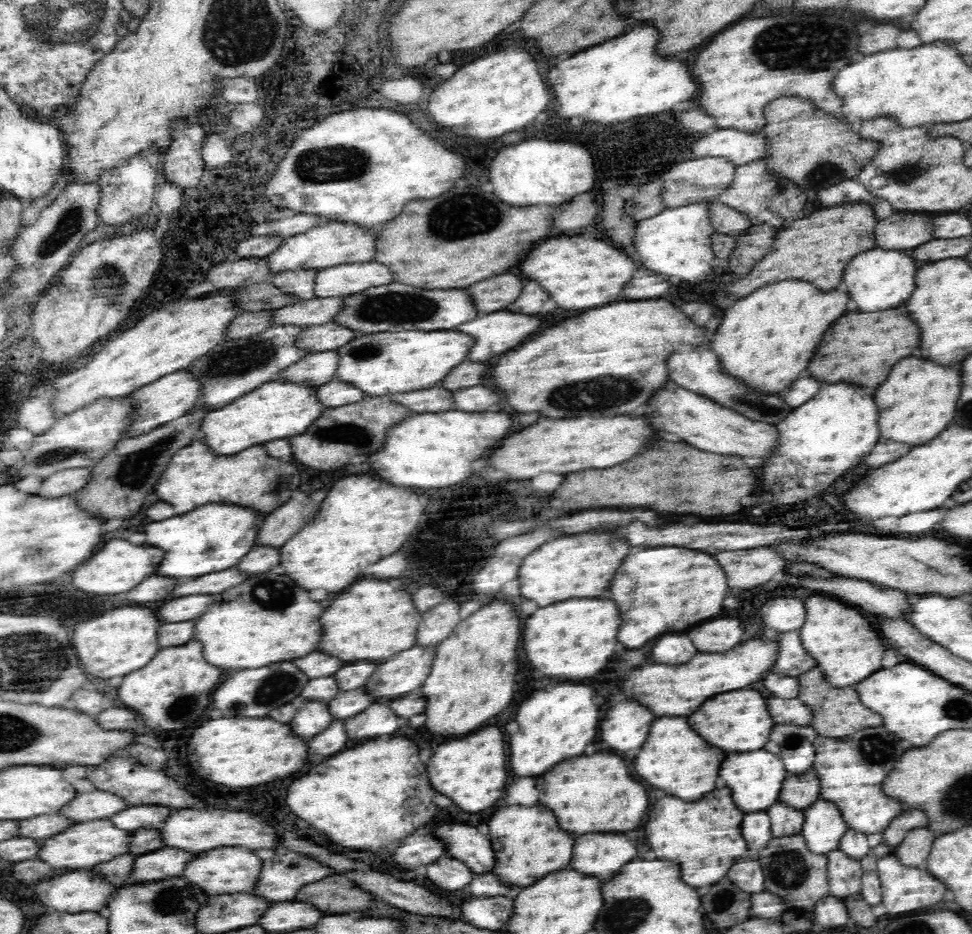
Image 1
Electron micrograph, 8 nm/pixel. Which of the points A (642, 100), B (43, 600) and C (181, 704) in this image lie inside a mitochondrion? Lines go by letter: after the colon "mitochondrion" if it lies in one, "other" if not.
A: other
B: other
C: mitochondrion

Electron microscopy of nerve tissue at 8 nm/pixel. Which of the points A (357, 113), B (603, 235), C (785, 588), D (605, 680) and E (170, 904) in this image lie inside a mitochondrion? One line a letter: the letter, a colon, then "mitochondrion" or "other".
A: other
B: other
C: other
D: other
E: mitochondrion

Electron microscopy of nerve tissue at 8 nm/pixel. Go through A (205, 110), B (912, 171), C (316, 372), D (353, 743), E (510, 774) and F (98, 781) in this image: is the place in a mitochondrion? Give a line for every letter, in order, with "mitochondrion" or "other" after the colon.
A: other
B: mitochondrion
C: other
D: other
E: other
F: other

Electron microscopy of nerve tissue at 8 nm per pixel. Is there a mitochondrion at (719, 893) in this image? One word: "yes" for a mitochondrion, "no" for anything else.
yes

